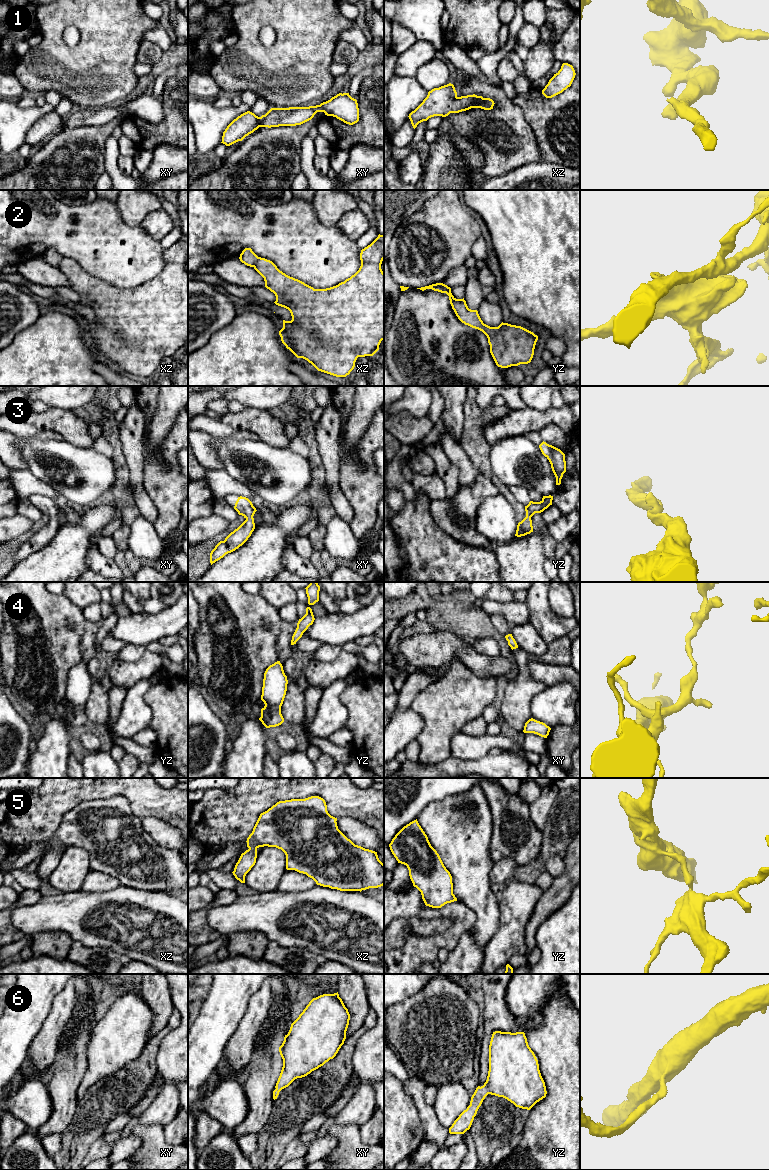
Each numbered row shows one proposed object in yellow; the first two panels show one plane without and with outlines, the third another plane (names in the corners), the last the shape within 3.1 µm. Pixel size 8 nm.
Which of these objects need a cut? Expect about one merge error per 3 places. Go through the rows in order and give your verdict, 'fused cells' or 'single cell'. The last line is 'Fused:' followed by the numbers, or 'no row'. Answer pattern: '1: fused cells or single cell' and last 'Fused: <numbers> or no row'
1: single cell
2: fused cells
3: single cell
4: single cell
5: single cell
6: single cell
Fused: 2

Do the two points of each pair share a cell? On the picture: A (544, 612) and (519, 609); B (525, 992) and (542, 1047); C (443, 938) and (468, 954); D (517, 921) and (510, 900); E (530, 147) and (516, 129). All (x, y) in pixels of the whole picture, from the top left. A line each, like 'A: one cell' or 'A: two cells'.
A: two cells
B: two cells
C: two cells
D: one cell
E: one cell

